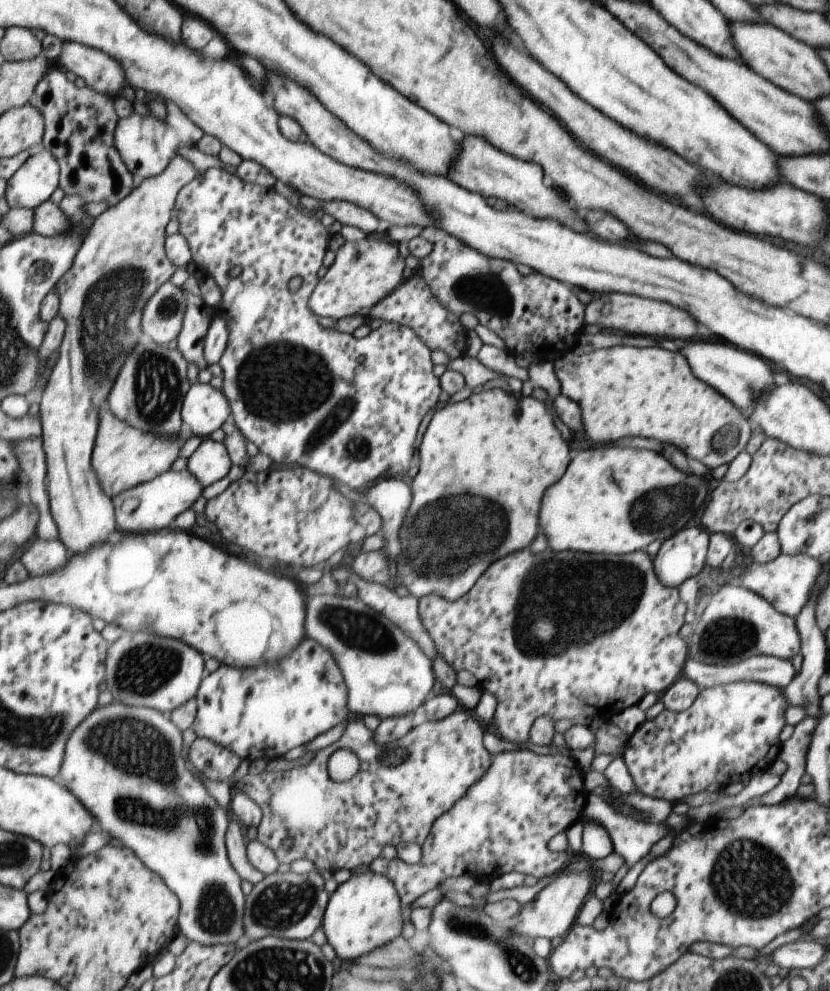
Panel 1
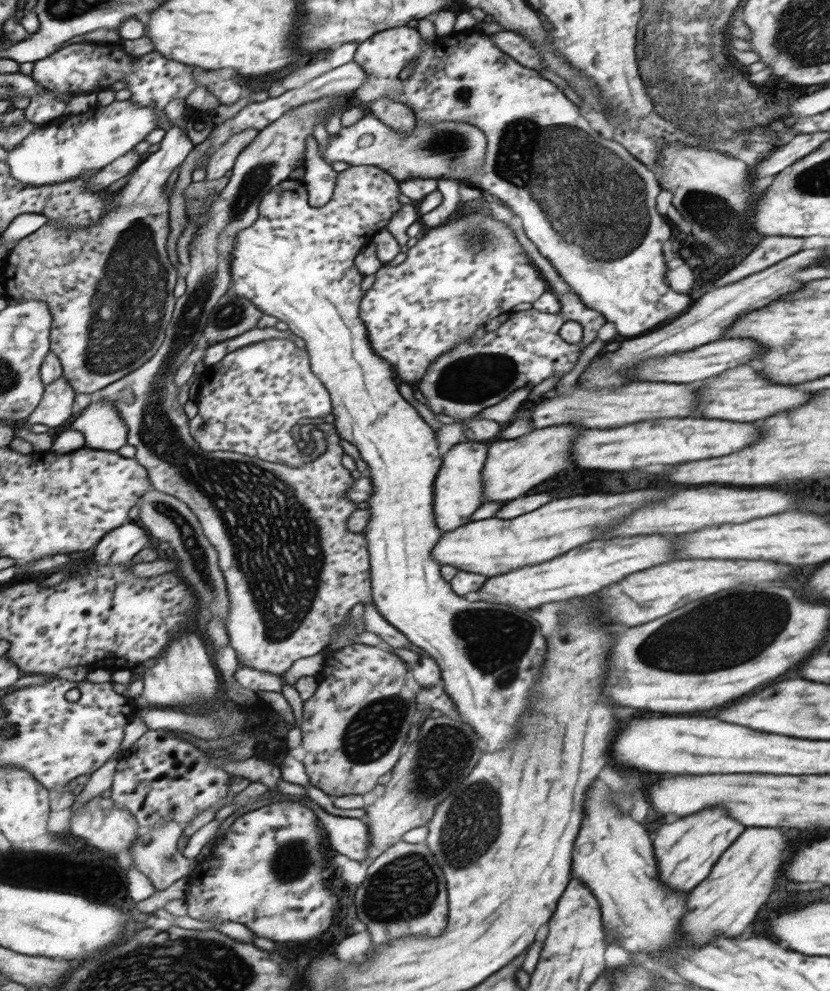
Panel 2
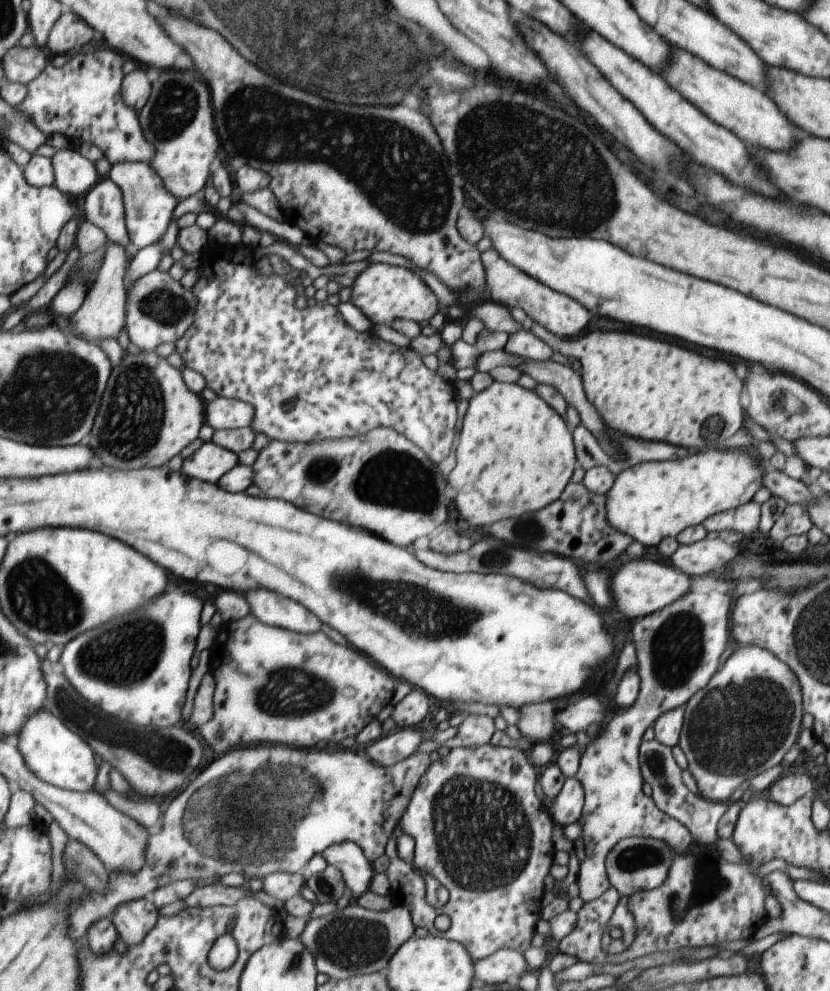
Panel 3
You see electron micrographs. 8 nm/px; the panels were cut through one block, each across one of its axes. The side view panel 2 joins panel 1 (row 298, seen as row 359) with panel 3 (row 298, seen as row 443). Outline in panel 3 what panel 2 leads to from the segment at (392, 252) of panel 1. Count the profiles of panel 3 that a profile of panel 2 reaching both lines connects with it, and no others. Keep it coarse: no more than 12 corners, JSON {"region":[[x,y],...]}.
{"region":[[376,263],[350,300],[372,326],[428,322],[436,294],[410,268]]}

